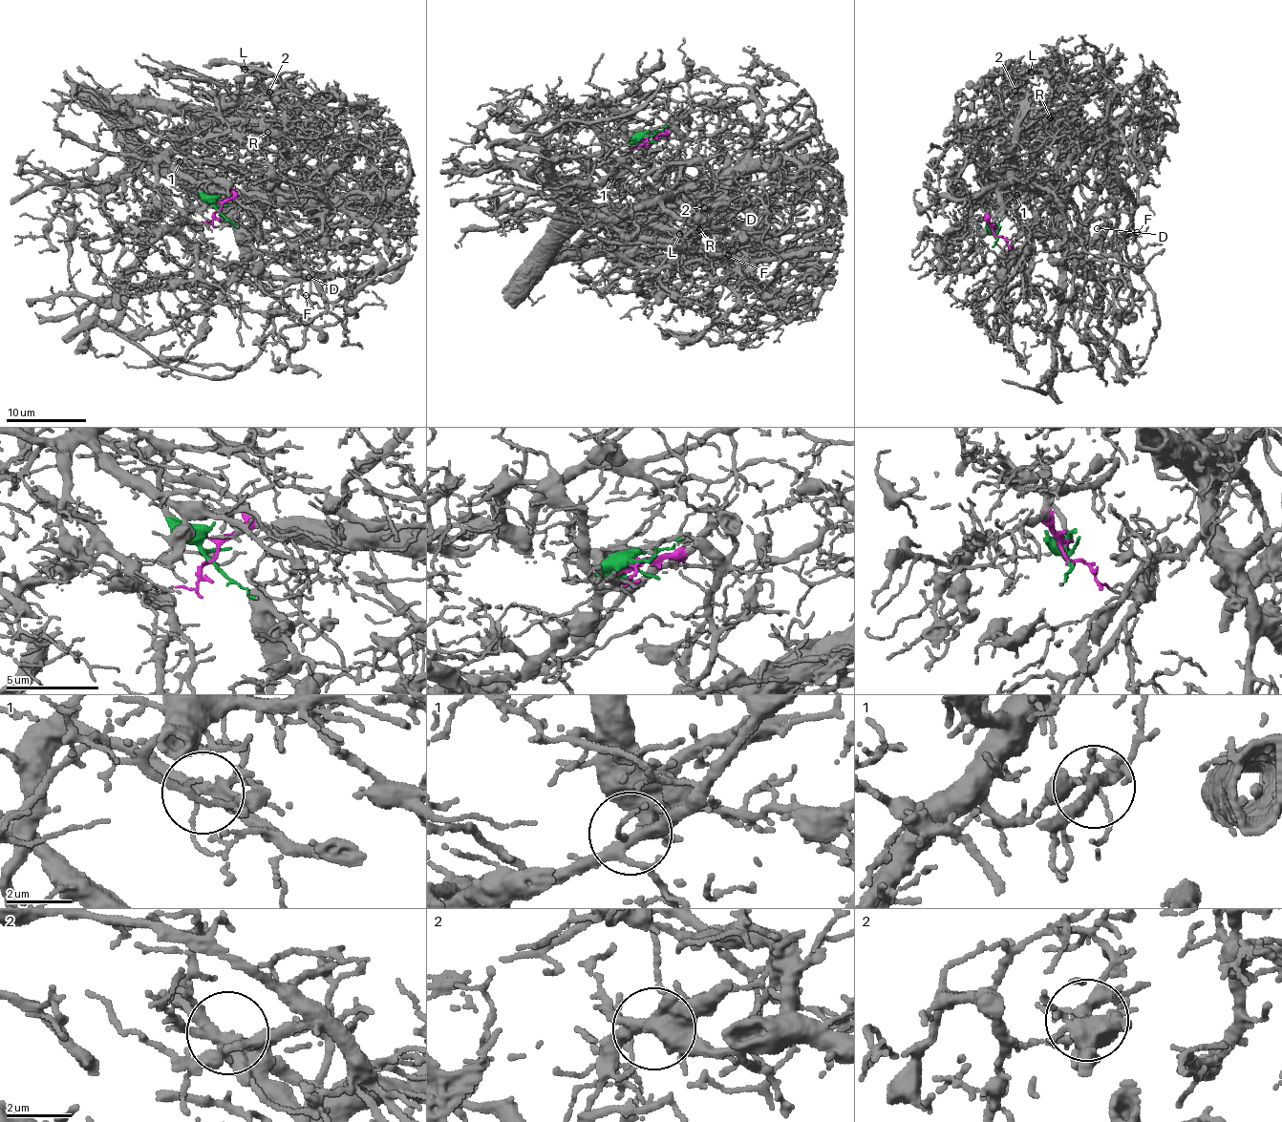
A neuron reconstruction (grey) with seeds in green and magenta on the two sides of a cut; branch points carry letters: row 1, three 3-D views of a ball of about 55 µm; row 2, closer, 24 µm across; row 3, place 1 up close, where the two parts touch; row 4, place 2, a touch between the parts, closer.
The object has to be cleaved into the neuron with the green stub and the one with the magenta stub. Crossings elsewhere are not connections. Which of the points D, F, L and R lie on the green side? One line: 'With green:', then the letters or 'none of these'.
With green: D, L, R

